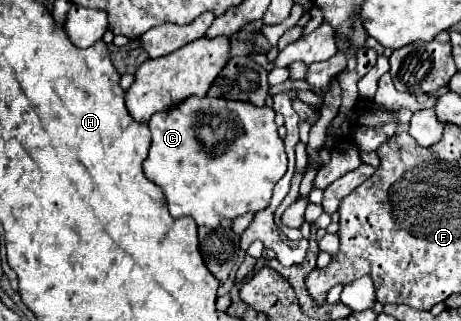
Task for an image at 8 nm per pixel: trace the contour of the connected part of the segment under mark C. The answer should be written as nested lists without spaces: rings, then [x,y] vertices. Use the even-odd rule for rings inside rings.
[[[190,96],[188,100],[184,100],[182,104],[168,108],[168,110],[160,110],[156,112],[150,122],[150,132],[152,132],[152,144],[150,144],[150,152],[146,156],[146,160],[142,162],[144,166],[144,174],[162,188],[166,200],[168,200],[168,210],[174,218],[194,218],[198,226],[206,226],[206,228],[218,228],[220,222],[224,218],[238,218],[246,212],[258,212],[264,210],[270,204],[272,198],[272,190],[276,186],[276,182],[284,176],[286,172],[286,152],[284,152],[284,140],[278,136],[278,128],[274,122],[274,110],[268,106],[254,106],[254,104],[246,104],[240,100],[224,100],[224,98],[212,98],[212,96]],[[200,106],[210,106],[210,114],[224,114],[224,112],[232,112],[234,114],[234,122],[242,128],[242,134],[236,136],[226,150],[216,156],[216,154],[208,154],[202,146],[202,142],[196,136],[196,128],[198,128],[198,116],[200,116]]]

